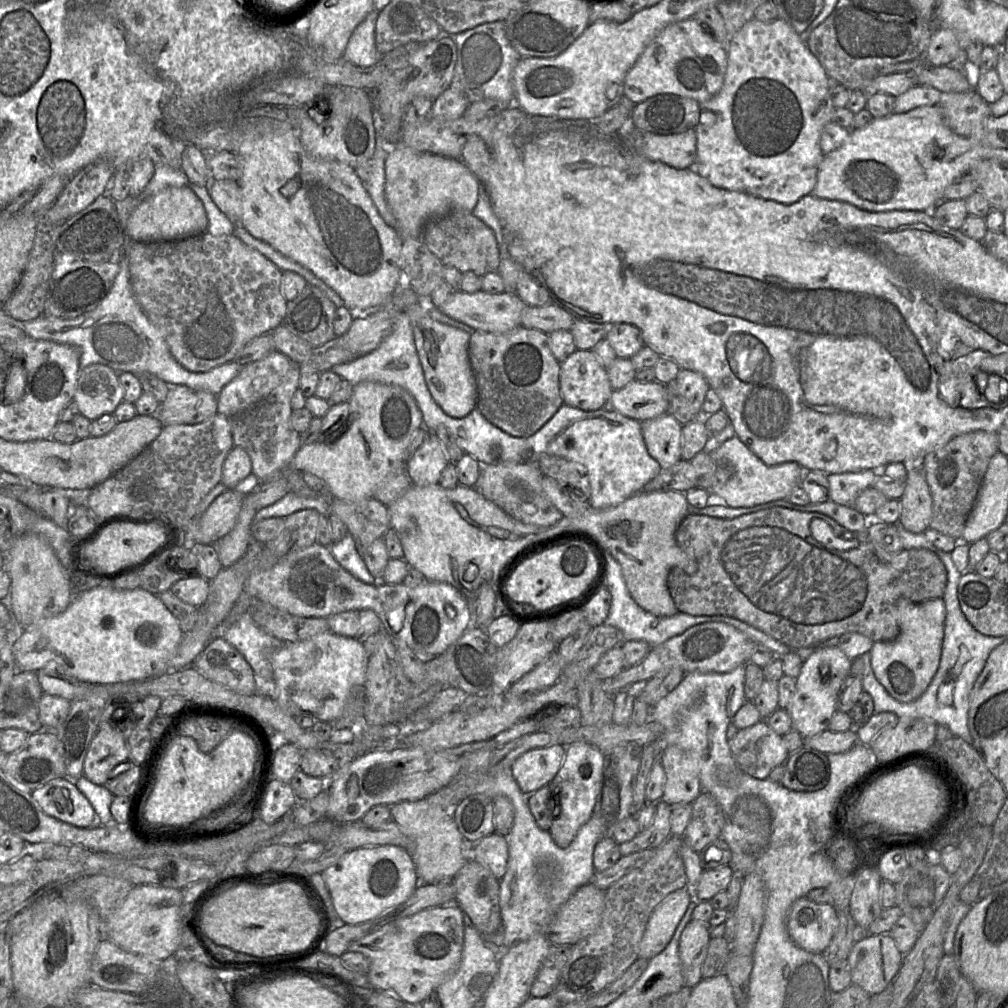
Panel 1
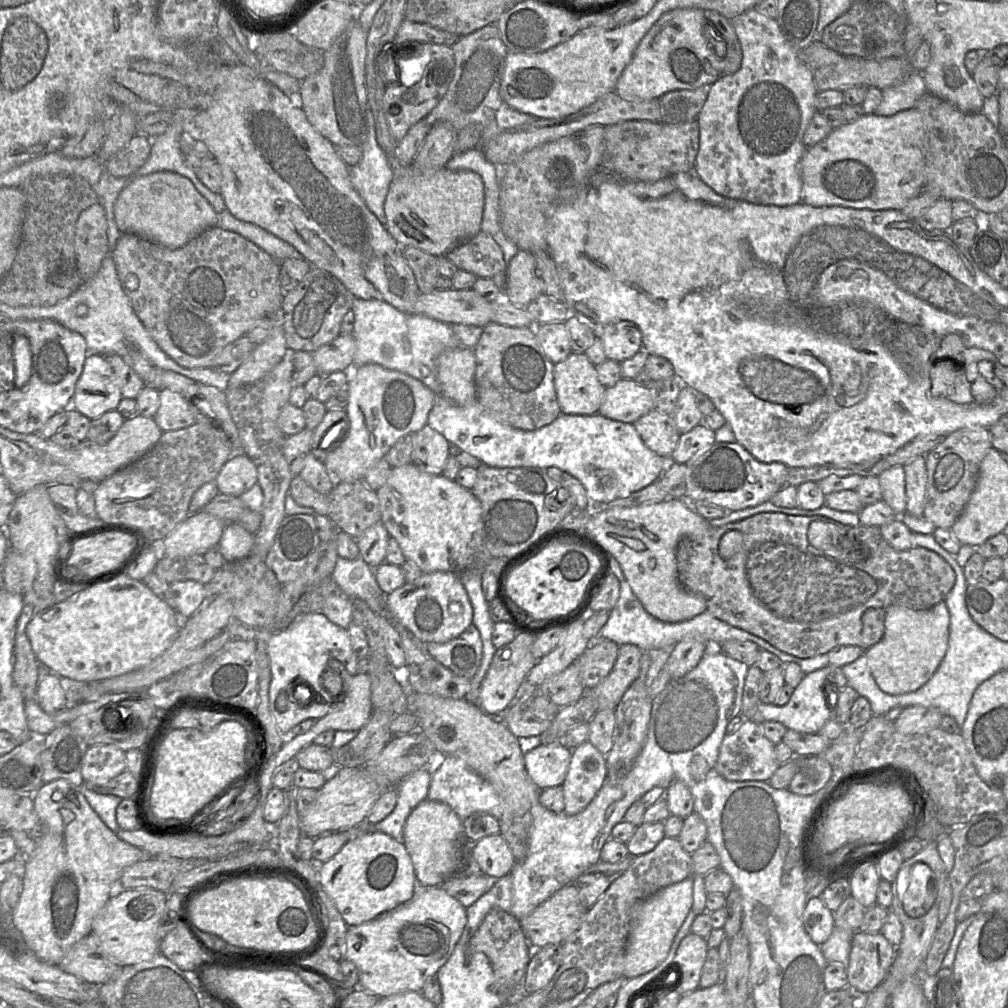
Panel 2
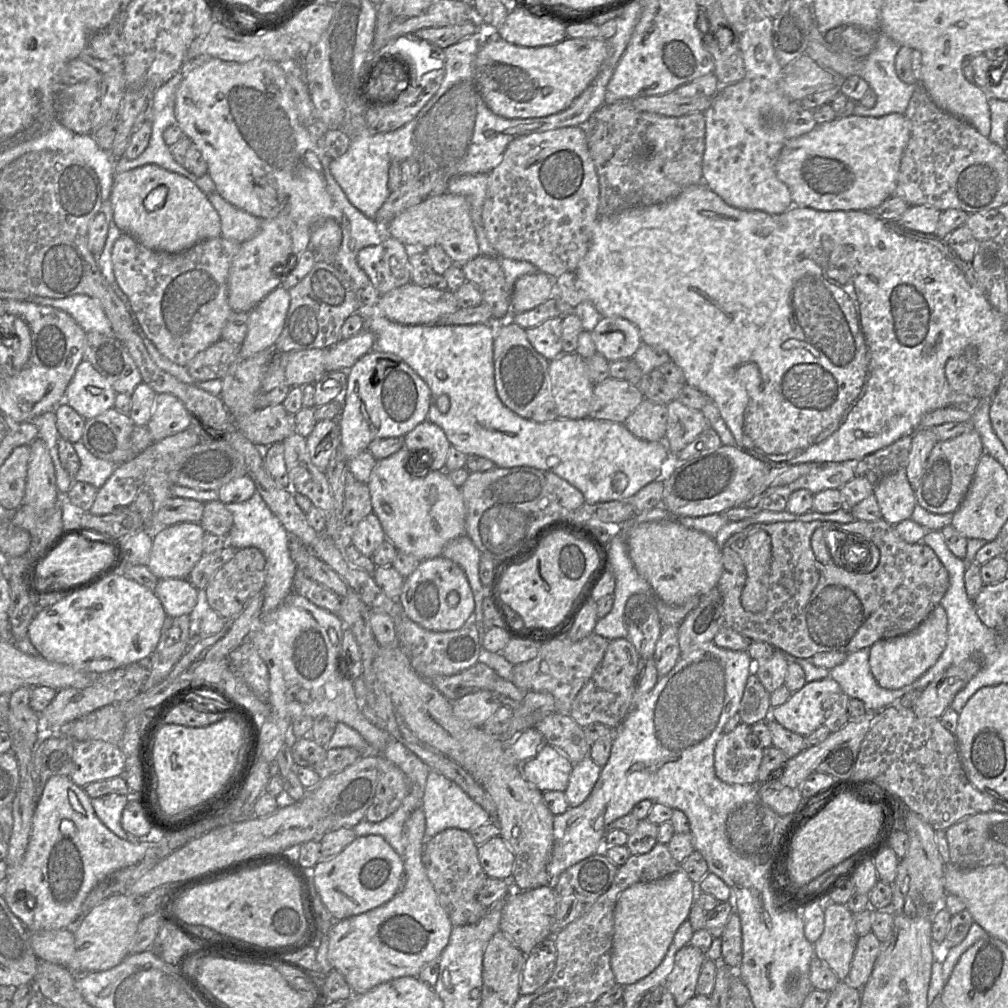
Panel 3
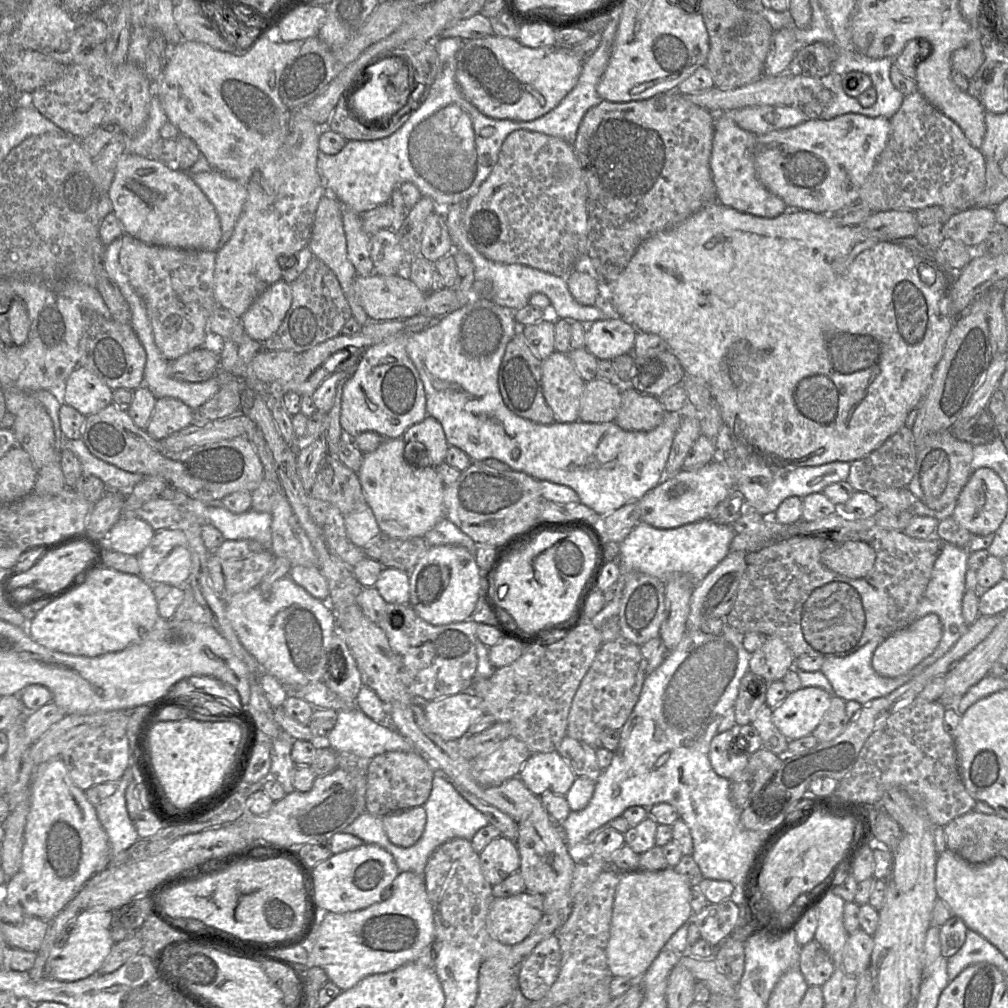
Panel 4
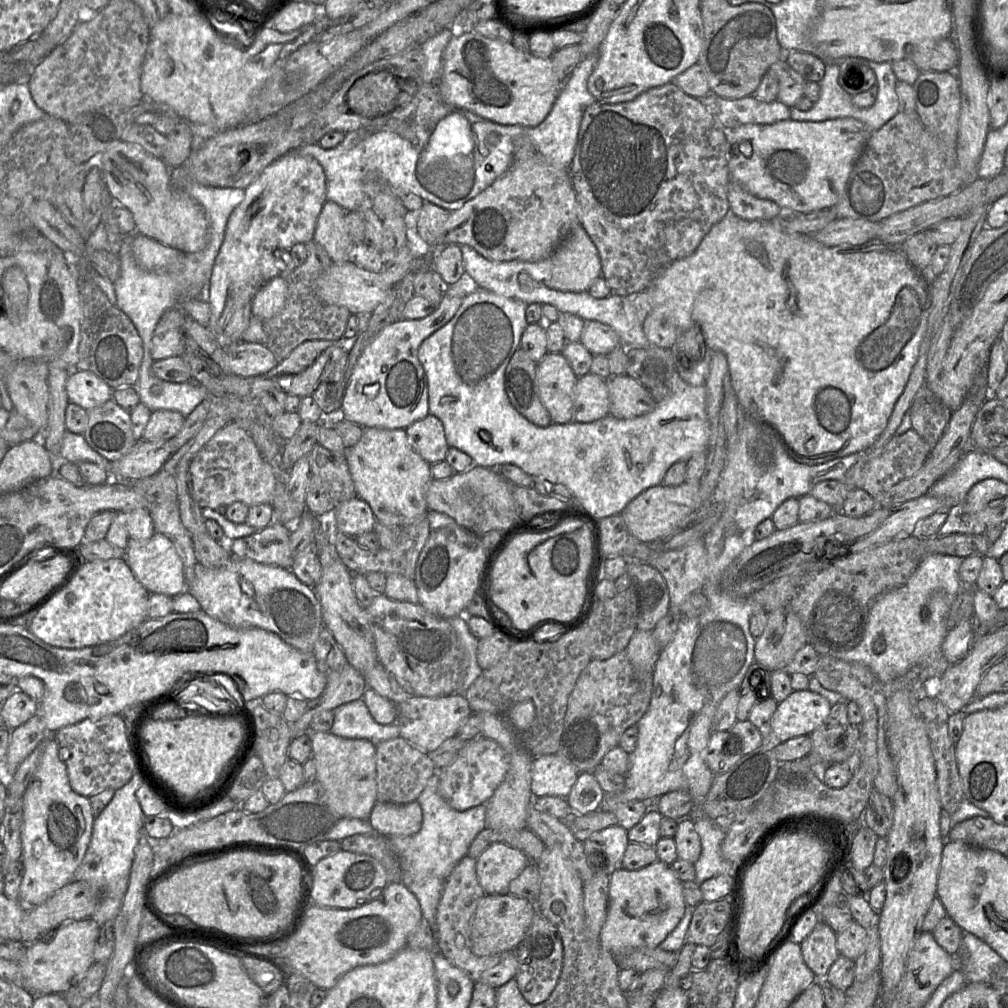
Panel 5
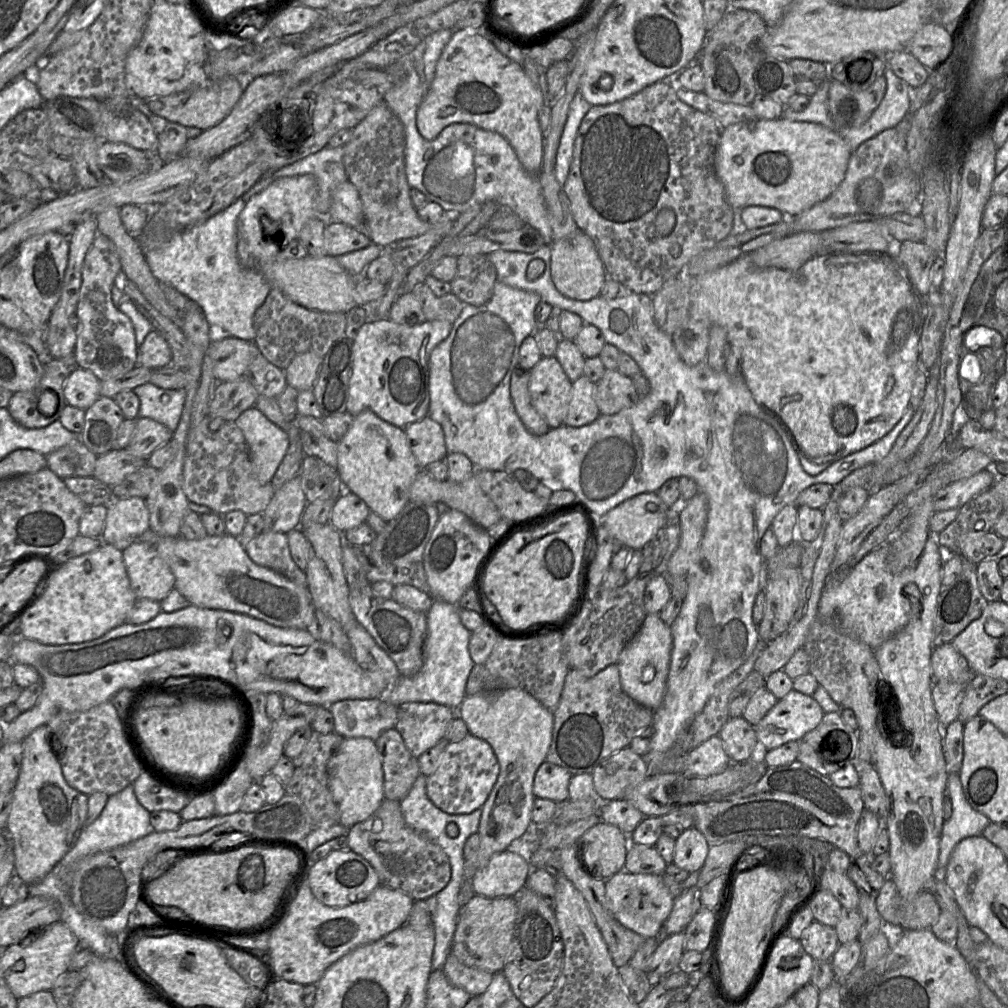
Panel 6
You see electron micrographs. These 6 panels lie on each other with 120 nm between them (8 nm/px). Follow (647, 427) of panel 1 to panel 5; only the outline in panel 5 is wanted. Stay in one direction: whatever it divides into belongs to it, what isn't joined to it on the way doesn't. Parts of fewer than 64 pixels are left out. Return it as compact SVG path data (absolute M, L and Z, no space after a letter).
M614 375L607 380L609 415L631 419L651 412L656 401L647 388L628 375Z

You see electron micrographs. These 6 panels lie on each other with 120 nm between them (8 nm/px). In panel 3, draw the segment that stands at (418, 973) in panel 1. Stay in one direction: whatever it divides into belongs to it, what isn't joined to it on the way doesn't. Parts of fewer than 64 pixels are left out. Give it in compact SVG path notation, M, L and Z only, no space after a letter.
M422 807L415 809L404 825L403 843L404 877L401 890L387 903L367 912L335 921L328 932L328 959L349 985L352 995L364 994L377 985L404 976L418 977L427 964L439 957L448 944L453 925L440 905L437 894L422 863L425 845L425 813Z

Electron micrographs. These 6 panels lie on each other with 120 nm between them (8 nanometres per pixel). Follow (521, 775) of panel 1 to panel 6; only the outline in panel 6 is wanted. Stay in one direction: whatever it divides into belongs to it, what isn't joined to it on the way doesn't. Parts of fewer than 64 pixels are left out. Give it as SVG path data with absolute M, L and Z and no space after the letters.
M545 761L534 777L535 798L548 799L558 804L566 802L569 799L571 777L572 774L565 768Z

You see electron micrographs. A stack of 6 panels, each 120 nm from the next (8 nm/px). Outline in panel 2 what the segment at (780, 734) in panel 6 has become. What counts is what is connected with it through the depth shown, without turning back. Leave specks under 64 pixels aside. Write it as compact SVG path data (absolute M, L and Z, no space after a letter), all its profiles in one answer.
M829 664L824 668L806 674L784 706L760 703L751 720L758 724L765 721L780 722L787 729L796 732L817 734L831 719L832 707L830 703L834 700L836 693L846 686L848 686L847 679L842 671L842 667Z

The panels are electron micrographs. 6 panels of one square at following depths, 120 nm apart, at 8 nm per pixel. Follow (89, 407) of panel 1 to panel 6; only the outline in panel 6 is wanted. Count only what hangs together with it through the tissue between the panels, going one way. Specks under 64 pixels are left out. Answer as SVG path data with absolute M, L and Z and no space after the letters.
M77 367L64 384L66 402L86 410L101 397L100 388L101 381L90 370Z

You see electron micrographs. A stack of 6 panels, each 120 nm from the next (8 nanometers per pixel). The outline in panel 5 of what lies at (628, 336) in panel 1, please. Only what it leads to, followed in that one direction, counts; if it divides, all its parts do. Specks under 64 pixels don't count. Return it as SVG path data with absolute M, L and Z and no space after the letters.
M586 321L580 343L593 355L608 355L622 345L620 337L610 326L597 321Z

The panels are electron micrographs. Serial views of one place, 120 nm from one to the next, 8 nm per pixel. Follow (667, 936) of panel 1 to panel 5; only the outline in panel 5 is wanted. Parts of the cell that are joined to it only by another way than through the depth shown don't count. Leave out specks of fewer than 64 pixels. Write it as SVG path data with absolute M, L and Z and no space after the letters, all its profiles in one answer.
M656 861L635 871L619 868L610 875L608 911L600 933L601 945L614 957L639 948L656 948L679 924L686 907L682 881L671 866Z

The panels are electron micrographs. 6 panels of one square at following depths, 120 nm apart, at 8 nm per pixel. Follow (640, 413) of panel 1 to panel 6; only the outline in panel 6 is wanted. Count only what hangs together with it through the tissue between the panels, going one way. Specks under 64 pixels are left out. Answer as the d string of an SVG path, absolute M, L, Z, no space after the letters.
M583 375L572 383L571 400L564 425L581 427L594 422L601 415L595 401L595 386Z

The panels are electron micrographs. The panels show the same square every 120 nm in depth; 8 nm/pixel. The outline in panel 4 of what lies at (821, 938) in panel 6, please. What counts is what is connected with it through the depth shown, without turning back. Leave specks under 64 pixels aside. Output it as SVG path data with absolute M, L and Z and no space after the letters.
M815 939L802 946L799 967L808 986L822 987L835 970L832 959Z

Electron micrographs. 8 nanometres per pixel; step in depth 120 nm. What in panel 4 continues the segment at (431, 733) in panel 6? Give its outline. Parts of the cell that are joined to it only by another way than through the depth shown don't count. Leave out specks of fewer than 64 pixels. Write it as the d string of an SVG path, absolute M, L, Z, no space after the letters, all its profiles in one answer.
M459 692L424 702L423 711L435 734L444 740L459 740L486 709L481 697Z

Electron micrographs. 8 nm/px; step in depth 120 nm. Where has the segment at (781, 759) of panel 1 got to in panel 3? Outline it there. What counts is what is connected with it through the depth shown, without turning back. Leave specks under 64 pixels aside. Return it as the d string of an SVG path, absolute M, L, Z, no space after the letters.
M740 723L733 731L724 733L714 751L716 776L726 783L758 783L758 770L763 749L751 744L751 726Z

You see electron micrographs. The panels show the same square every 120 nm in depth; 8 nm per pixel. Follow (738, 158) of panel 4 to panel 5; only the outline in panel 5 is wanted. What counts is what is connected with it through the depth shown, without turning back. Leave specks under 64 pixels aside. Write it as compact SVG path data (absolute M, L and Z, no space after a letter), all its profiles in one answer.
M729 176L728 202L730 212L745 220L770 220L781 215L783 209L774 201L750 194Z

